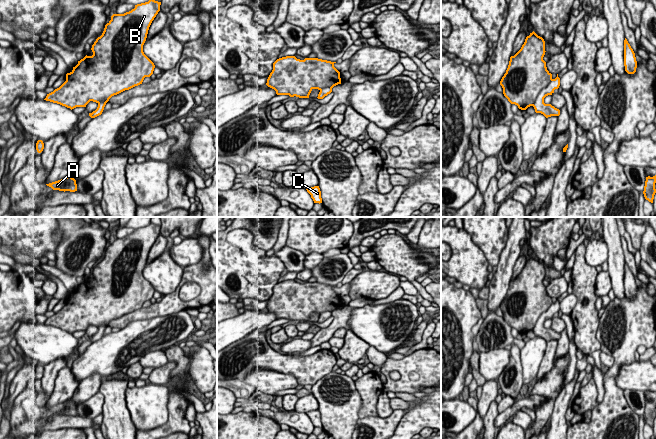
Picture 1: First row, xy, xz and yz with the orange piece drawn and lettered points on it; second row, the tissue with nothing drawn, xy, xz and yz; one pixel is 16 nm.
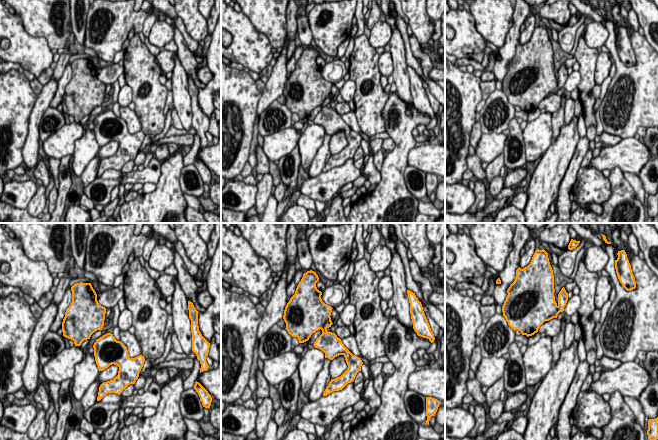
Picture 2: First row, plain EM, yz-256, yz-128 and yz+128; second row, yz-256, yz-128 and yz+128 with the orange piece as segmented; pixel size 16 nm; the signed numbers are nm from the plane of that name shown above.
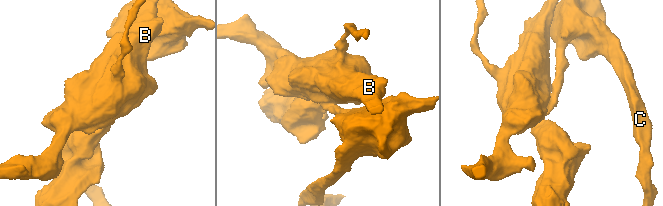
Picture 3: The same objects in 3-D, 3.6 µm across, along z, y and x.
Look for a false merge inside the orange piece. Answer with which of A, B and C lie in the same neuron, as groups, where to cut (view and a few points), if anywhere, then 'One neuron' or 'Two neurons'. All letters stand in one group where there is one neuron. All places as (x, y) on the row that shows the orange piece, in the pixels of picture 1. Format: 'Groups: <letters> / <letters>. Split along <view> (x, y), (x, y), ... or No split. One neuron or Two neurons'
Groups: A C / B. Split along yz (552, 79), (540, 91), (532, 105). Two neurons

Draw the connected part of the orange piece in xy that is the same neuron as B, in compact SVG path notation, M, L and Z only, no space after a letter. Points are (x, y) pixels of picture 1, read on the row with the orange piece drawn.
M149 0L135 5L134 9L124 14L113 14L102 35L92 45L93 55L86 55L78 61L73 70L66 74L66 81L47 94L44 100L72 110L76 107L86 107L90 101L108 102L112 96L142 84L144 78L150 77L155 68L154 63L144 54L143 45L149 27L160 11L160 5L161 2Z

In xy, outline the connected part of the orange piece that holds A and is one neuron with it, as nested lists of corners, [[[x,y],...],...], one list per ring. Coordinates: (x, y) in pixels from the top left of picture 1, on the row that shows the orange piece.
[[[70,175],[65,177],[64,179],[46,184],[47,186],[51,187],[53,190],[59,191],[70,191],[75,192],[77,191],[77,184],[76,180],[72,178]]]

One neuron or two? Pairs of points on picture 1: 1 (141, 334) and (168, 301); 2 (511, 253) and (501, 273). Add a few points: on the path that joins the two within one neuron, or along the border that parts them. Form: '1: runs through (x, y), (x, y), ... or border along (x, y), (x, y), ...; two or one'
1: border along (178, 311), (172, 314), (137, 319), (132, 322); two
2: runs through (508, 258), (504, 268); one

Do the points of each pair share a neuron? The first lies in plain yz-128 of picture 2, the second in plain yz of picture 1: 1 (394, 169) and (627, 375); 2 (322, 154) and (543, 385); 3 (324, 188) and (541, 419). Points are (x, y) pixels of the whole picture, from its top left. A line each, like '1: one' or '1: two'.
1: two
2: two
3: two

